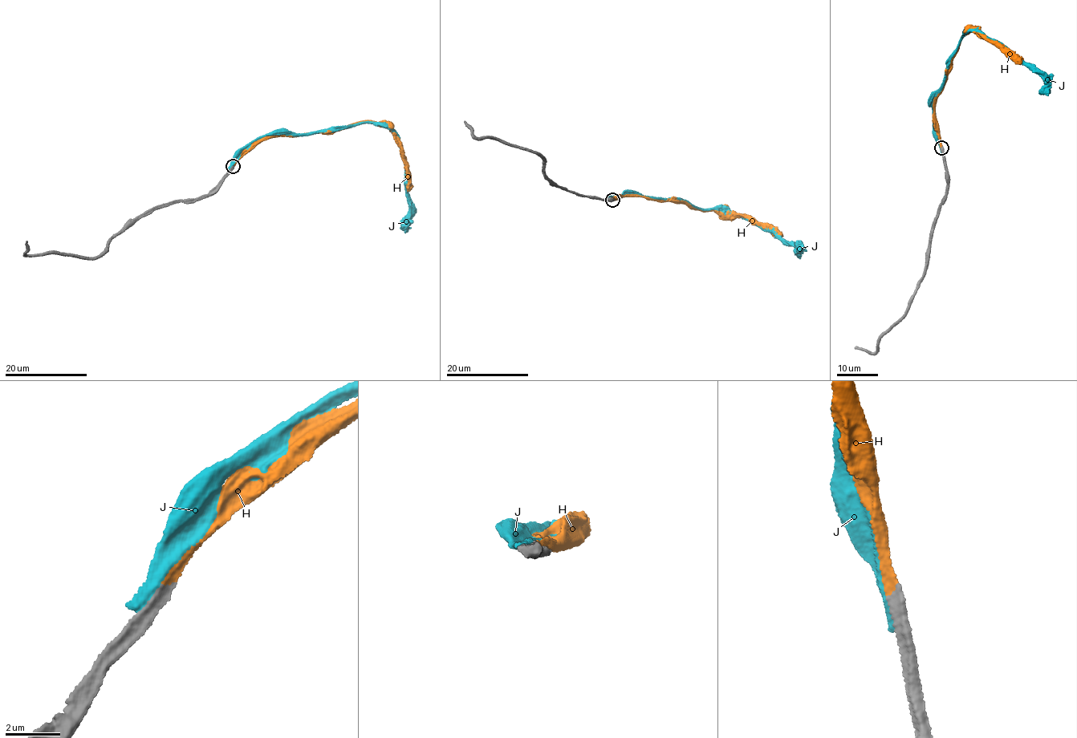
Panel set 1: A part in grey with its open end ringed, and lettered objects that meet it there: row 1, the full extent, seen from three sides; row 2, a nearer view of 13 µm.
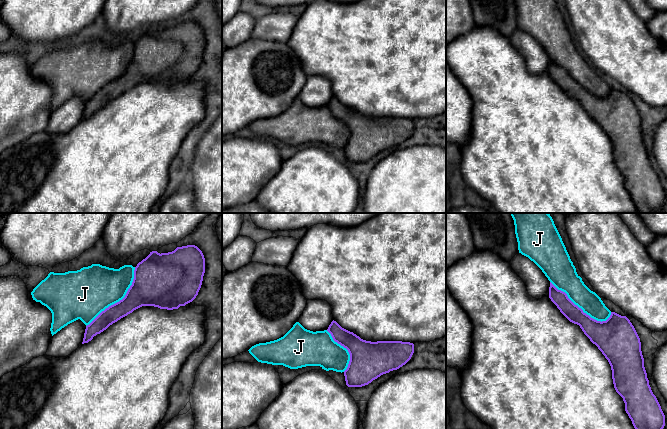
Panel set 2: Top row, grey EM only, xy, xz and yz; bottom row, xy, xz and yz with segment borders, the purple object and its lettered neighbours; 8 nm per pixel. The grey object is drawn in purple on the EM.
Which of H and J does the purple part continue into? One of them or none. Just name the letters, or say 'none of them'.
H

